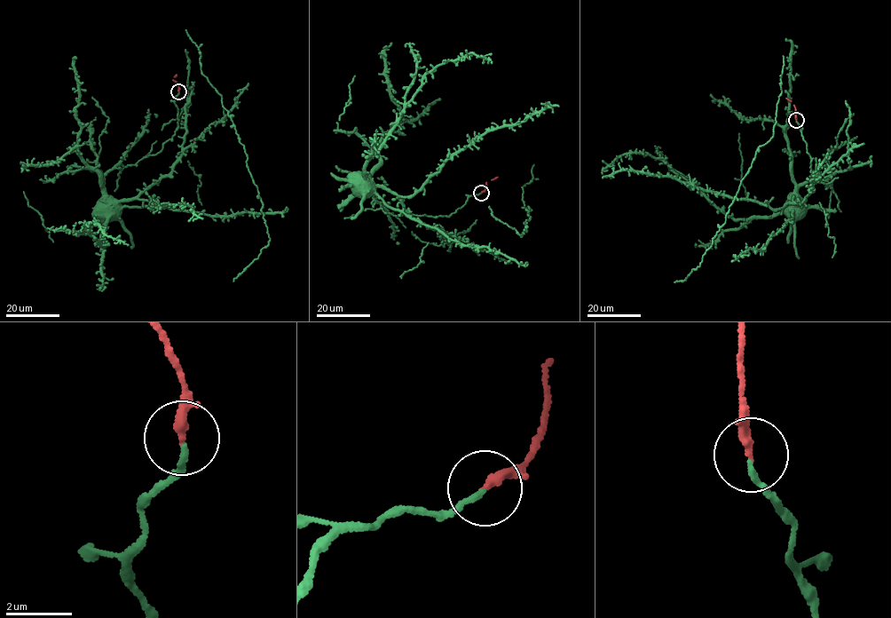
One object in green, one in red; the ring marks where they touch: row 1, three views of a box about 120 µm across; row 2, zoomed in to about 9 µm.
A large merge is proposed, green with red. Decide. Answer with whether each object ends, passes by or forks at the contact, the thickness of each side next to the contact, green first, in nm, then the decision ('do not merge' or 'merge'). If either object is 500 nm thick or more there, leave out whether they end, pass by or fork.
green ends there; red ends there; 140 nm thick on the green side, 240 nm on the other; merge

